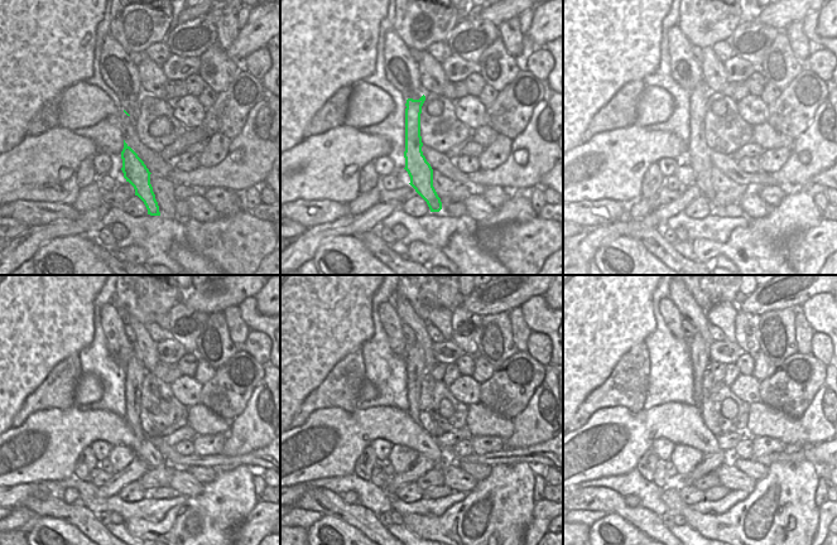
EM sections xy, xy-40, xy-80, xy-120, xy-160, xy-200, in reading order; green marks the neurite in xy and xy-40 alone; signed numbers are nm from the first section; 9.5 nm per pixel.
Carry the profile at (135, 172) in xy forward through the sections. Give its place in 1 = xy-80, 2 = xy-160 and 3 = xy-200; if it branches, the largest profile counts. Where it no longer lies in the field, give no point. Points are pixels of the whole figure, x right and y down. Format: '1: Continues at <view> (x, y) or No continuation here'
1: Continues at xy-80 (698, 158)
2: Continues at xy-160 (415, 362)
3: Continues at xy-200 (700, 353).

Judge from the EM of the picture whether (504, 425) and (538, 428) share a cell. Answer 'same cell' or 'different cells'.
different cells

